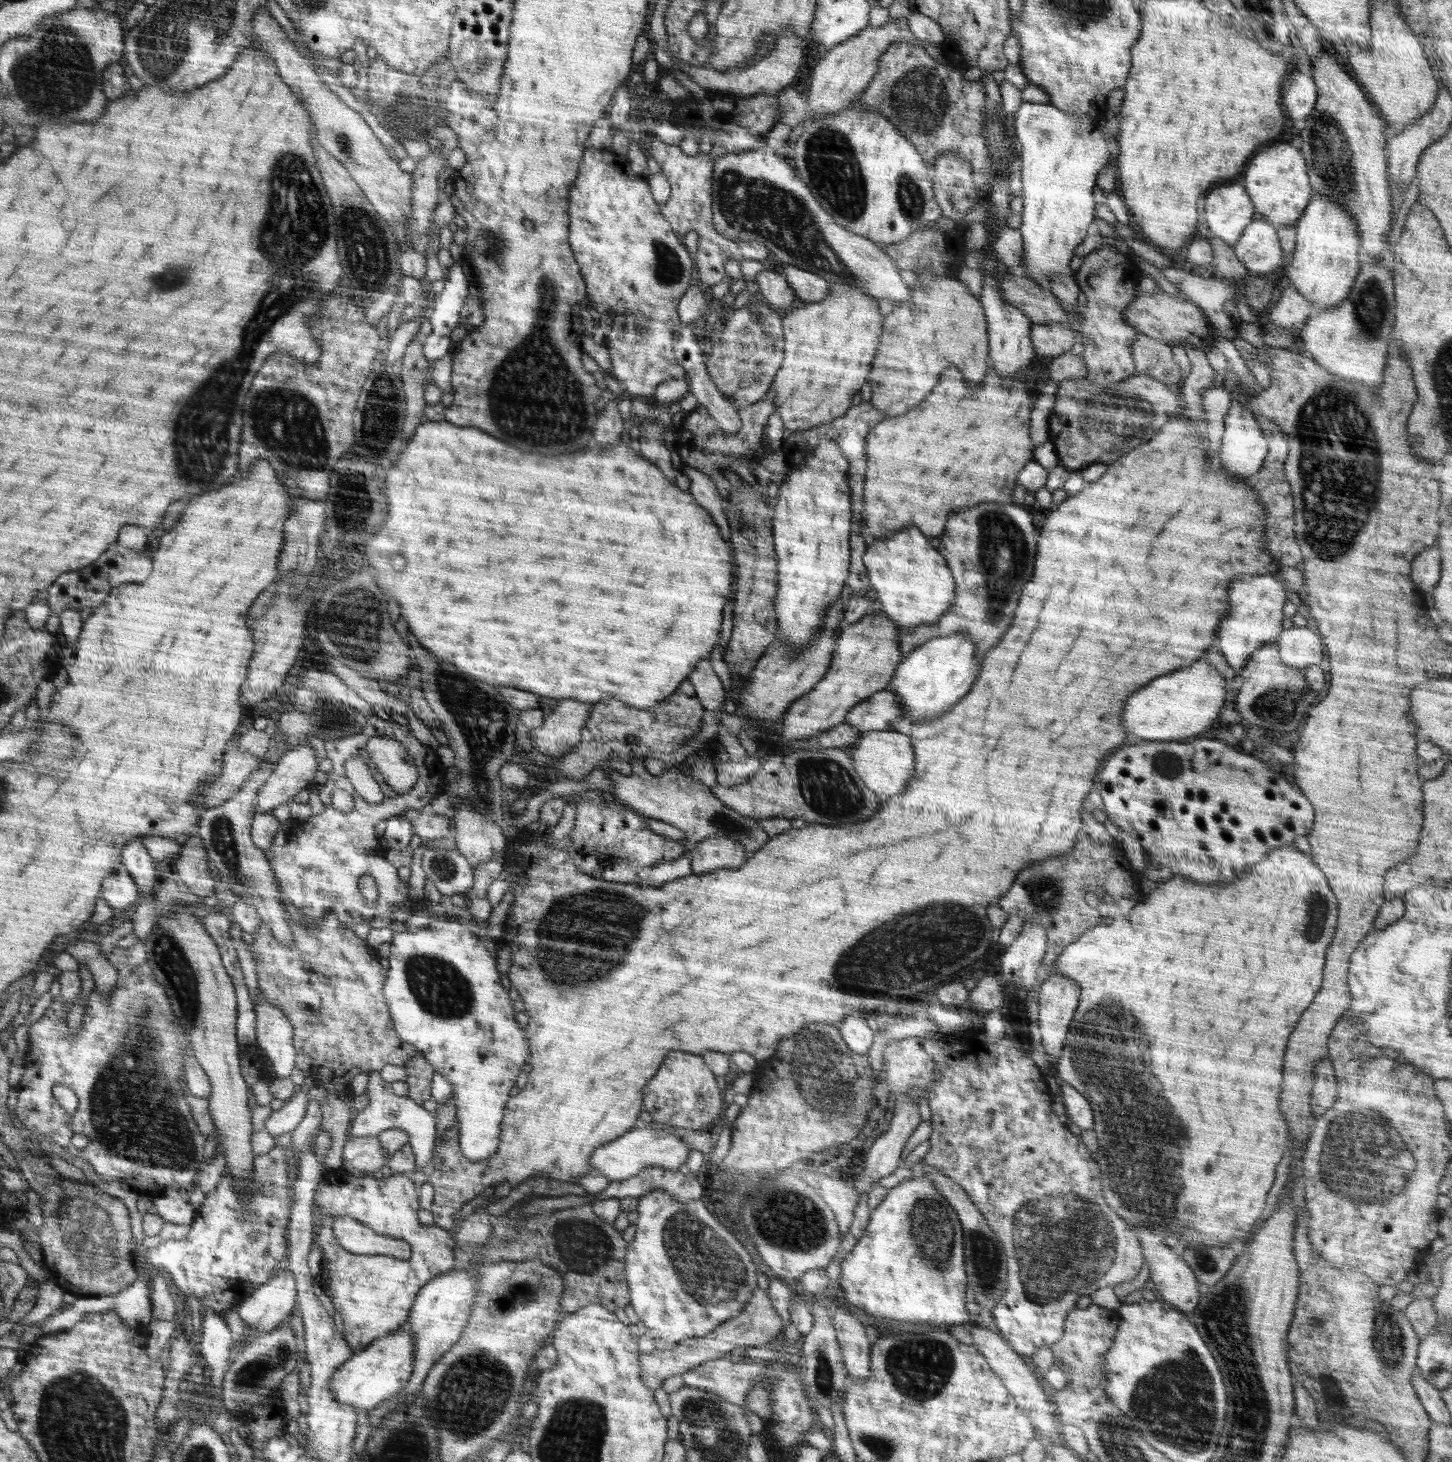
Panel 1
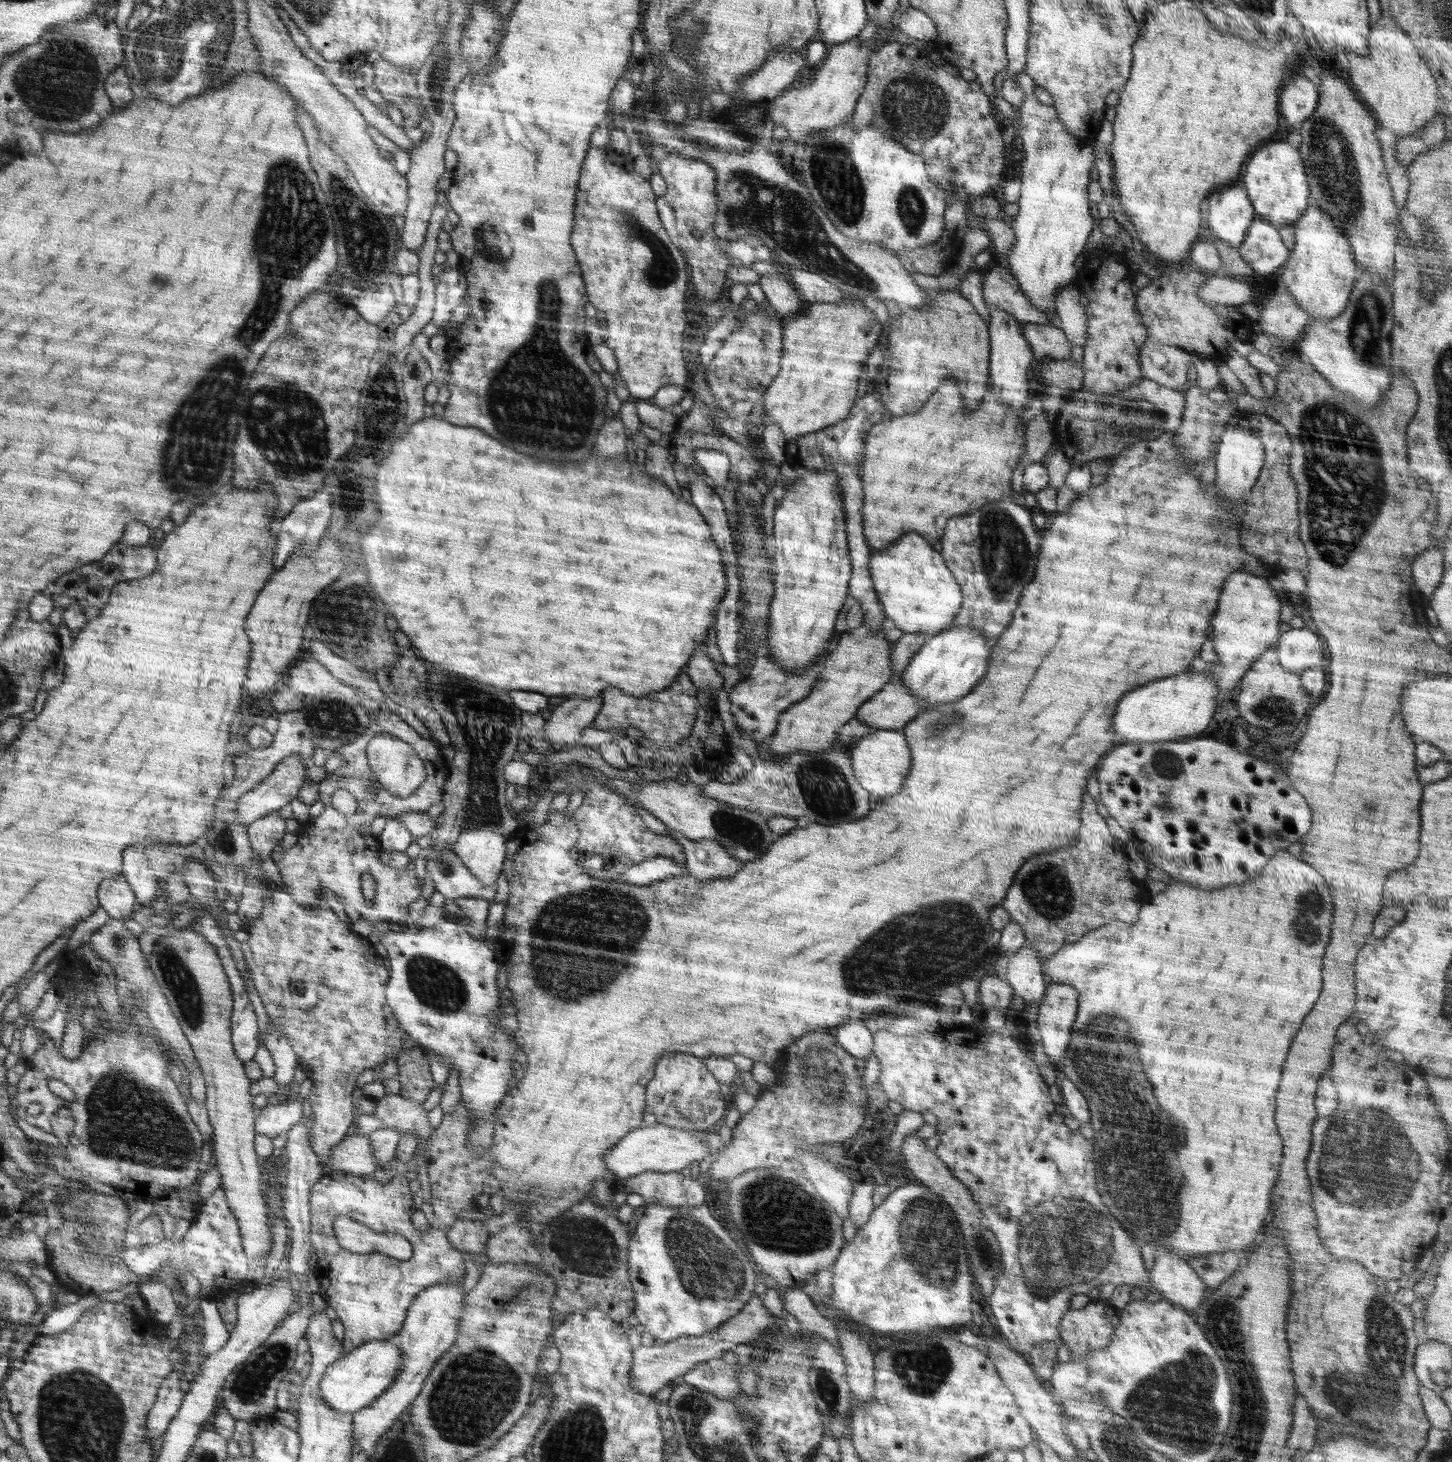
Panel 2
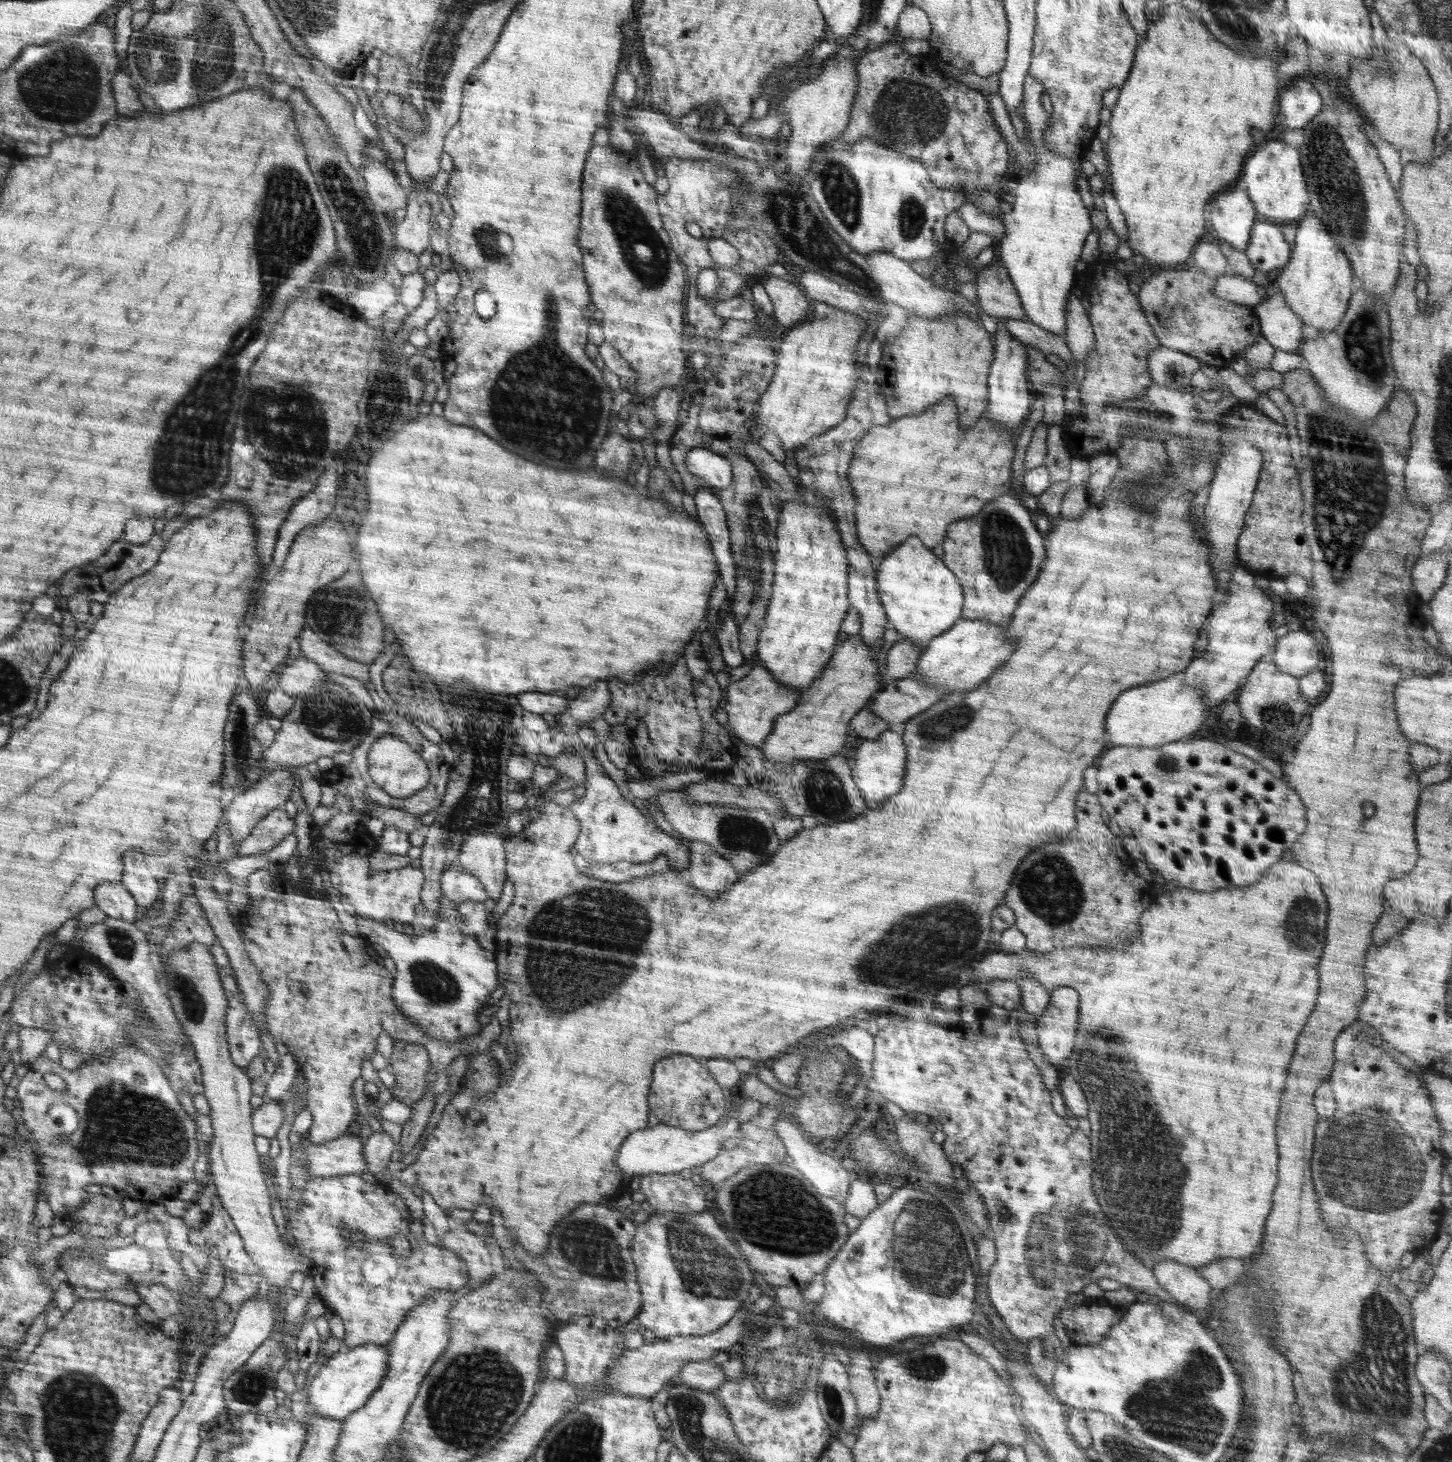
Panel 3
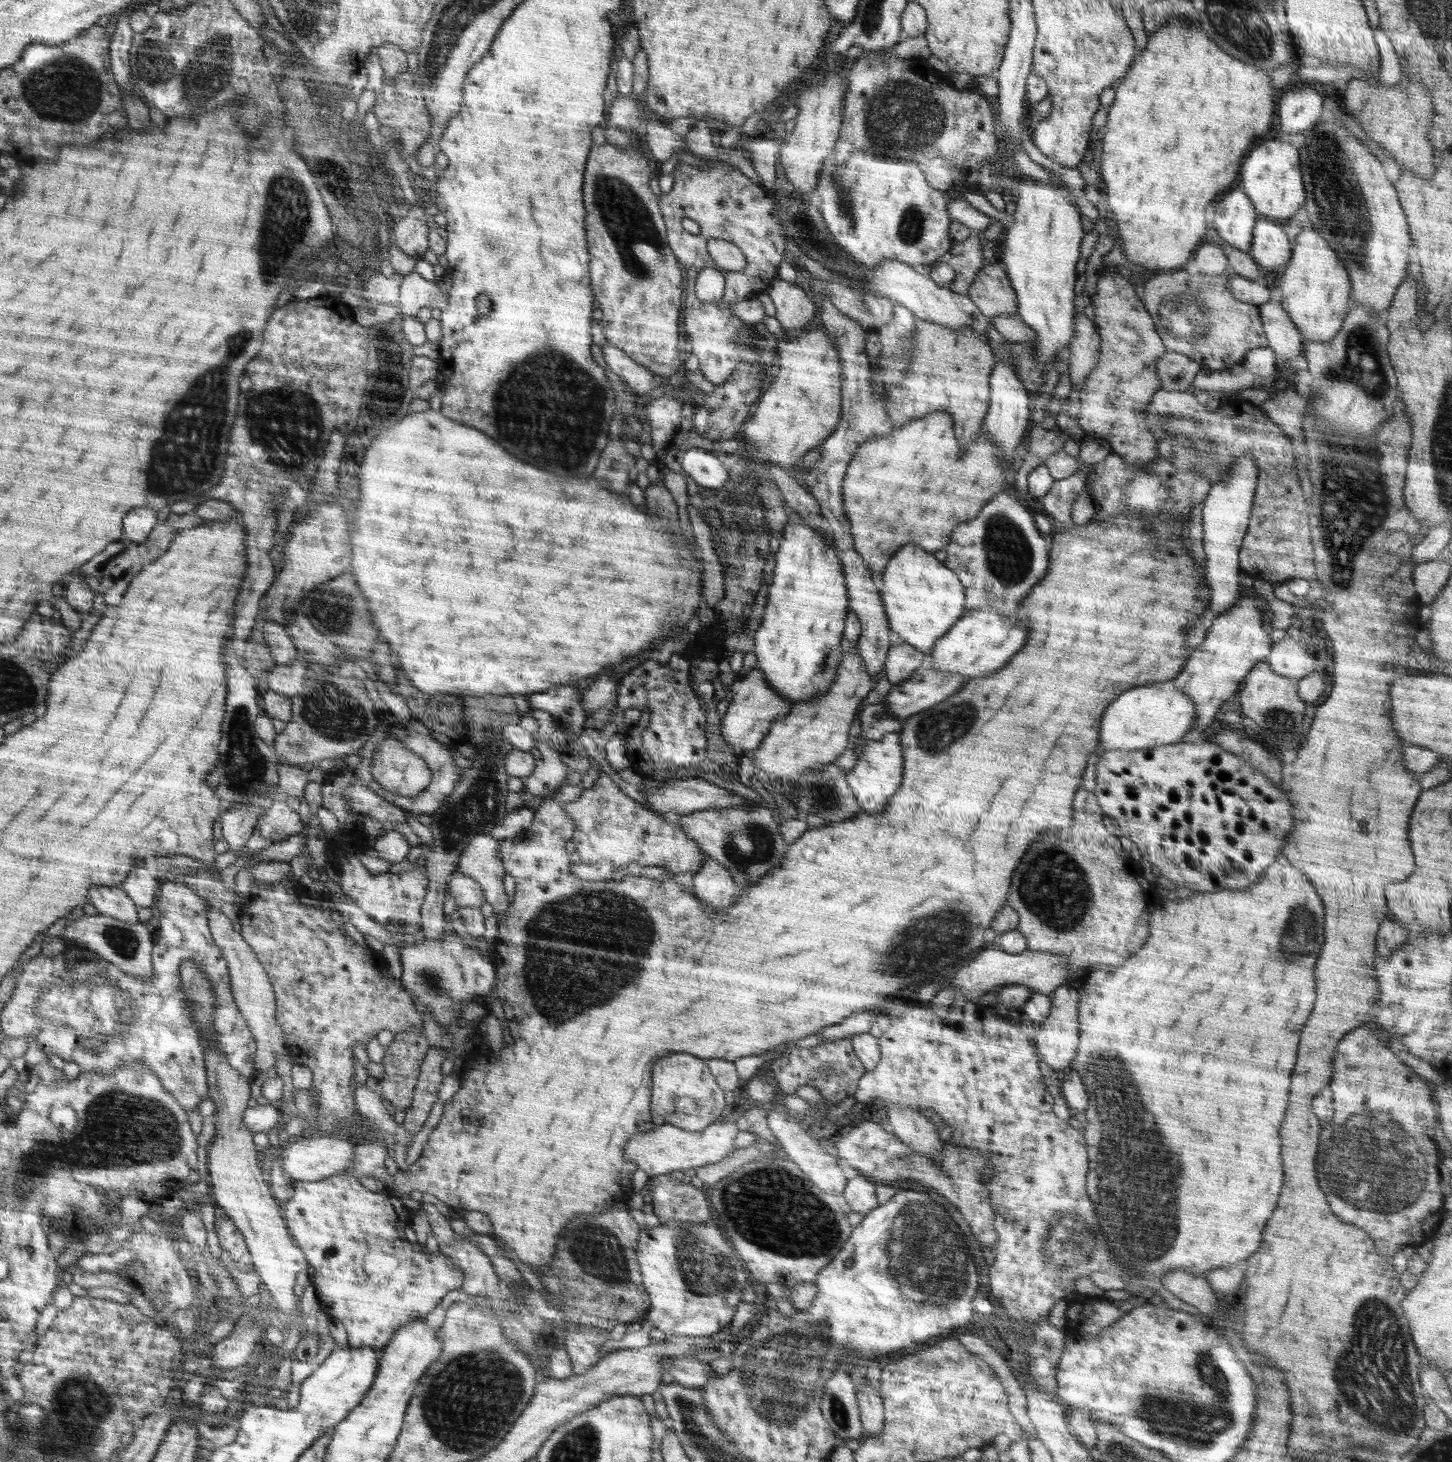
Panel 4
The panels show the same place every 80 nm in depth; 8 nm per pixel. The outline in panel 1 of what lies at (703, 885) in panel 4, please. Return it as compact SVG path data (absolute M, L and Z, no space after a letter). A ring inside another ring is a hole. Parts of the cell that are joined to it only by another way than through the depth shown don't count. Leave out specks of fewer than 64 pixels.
M708 837L685 854L691 858L691 871L698 877L718 869L738 868L747 859L744 845L730 837Z

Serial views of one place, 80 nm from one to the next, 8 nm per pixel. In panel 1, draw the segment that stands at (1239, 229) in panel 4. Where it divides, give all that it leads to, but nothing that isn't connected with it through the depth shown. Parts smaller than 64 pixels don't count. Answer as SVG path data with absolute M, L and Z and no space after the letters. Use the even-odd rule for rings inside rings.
M1230 184L1230 186L1222 186L1214 192L1210 192L1206 196L1206 208L1202 217L1206 219L1206 226L1210 228L1210 232L1214 237L1221 238L1233 245L1244 233L1254 216L1254 205L1252 204L1249 194L1246 194L1244 186L1240 184Z

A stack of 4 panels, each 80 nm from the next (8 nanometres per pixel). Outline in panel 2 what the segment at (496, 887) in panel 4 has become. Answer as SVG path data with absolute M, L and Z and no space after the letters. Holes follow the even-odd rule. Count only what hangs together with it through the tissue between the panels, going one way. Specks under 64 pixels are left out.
M466 827L452 849L483 885L490 886L502 874L508 856L507 840L505 835L491 827Z

